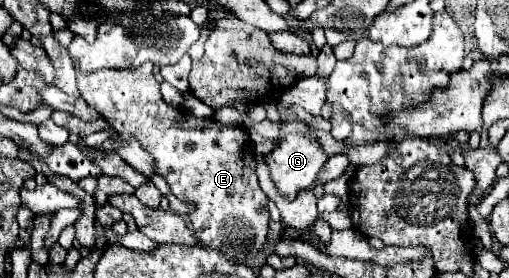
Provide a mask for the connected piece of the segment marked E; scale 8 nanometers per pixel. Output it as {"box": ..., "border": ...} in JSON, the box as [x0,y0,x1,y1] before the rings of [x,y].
{"box":[77,62,269,260],"border":[[[143,62],[139,68],[91,74],[77,70],[77,84],[83,100],[105,116],[119,136],[135,136],[151,152],[157,174],[169,182],[171,192],[197,206],[189,222],[201,246],[219,250],[231,260],[255,256],[265,246],[269,198],[257,184],[255,154],[245,130],[223,126],[211,118],[197,118],[185,108],[167,104],[161,98],[151,62]]]}

